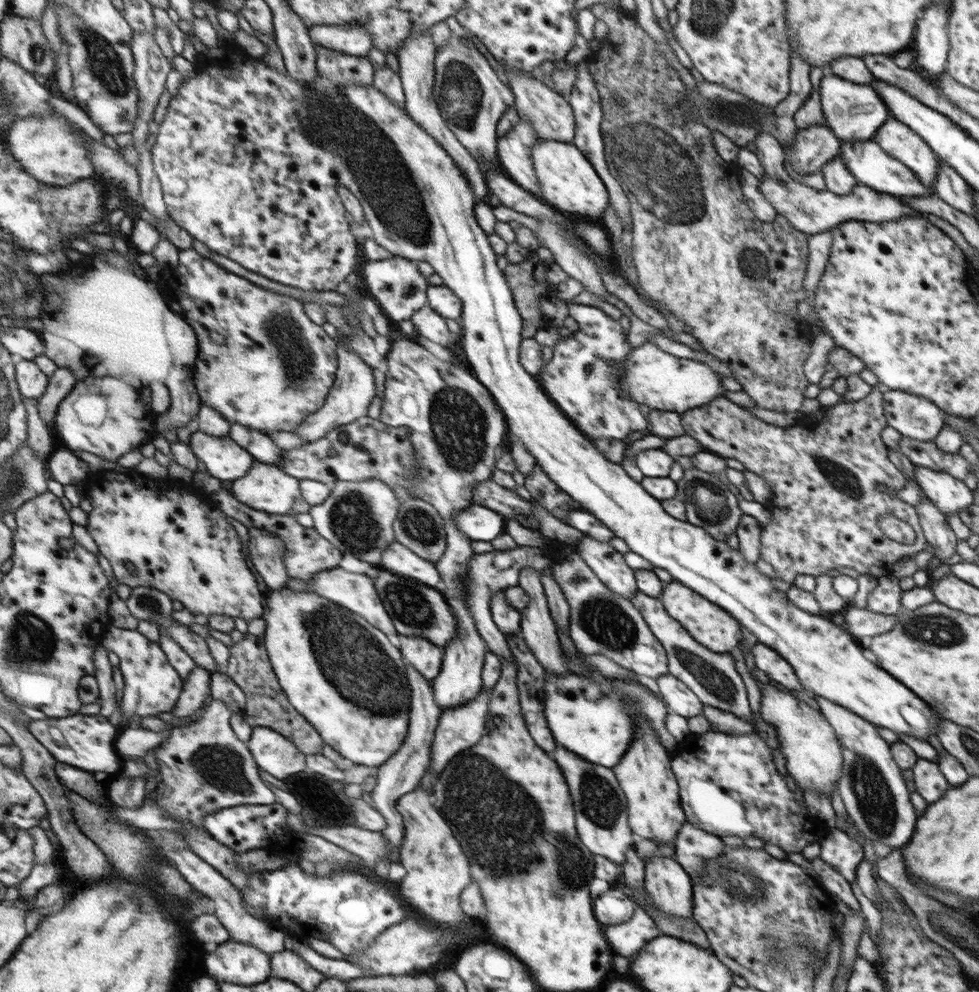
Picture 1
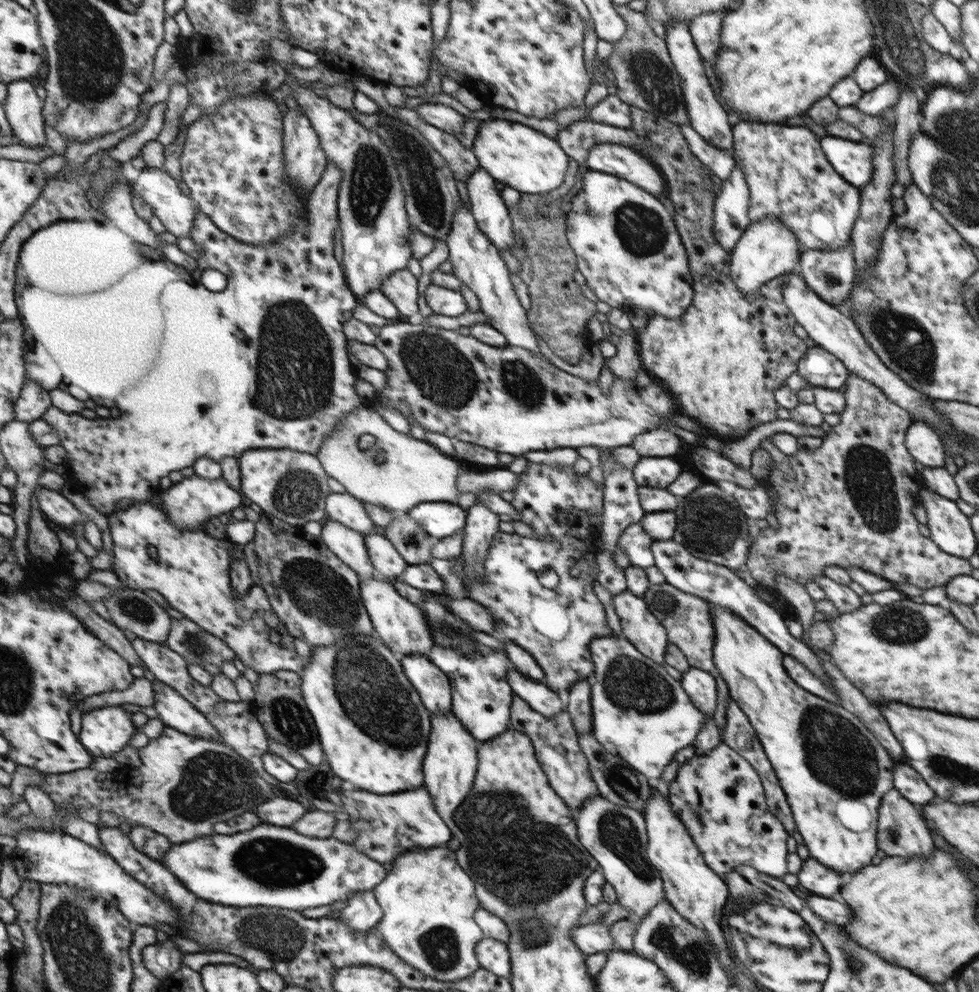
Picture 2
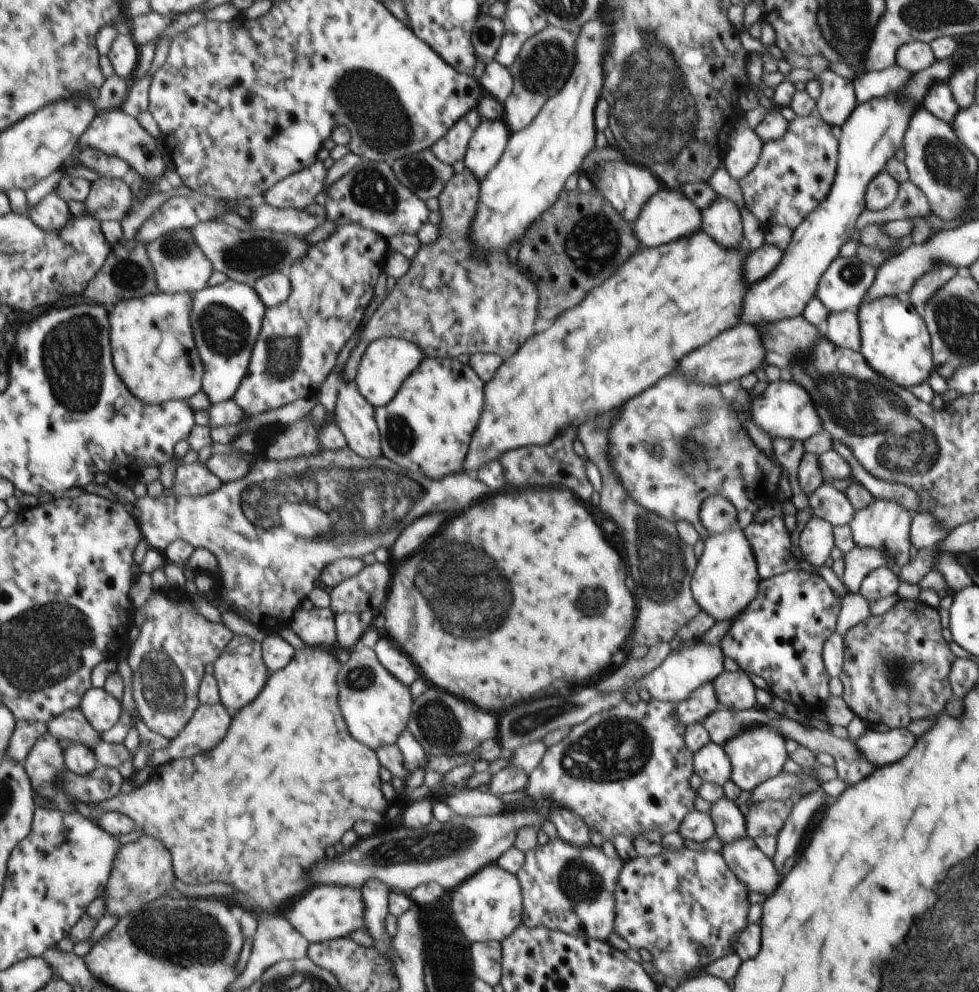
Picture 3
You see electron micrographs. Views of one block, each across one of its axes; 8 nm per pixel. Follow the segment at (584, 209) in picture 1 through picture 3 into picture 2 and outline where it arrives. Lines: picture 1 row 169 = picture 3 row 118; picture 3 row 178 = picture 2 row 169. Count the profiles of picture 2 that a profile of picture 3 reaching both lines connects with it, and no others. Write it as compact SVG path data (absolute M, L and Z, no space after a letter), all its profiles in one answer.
M504 119L481 121L471 149L479 158L479 168L488 171L496 181L526 194L541 194L558 188L568 170L568 156L556 139L527 125Z

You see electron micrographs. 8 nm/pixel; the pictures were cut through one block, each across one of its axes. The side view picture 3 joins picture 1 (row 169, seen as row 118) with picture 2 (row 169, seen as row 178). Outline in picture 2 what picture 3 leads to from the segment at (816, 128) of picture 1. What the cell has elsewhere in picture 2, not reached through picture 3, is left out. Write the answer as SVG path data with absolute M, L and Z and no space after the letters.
M738 120L734 124L734 158L742 167L751 193L748 218L752 223L769 216L783 222L799 242L799 251L836 250L852 243L853 228L861 212L861 192L844 180L820 150L820 138L808 127Z

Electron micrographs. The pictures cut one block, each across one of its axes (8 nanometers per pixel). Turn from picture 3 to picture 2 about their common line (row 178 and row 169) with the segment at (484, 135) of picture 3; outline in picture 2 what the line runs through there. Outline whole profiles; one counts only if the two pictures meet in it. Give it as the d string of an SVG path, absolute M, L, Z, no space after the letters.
M483 168L476 169L466 182L471 212L479 228L500 250L510 250L515 243L509 208L501 193L496 190L496 180Z

